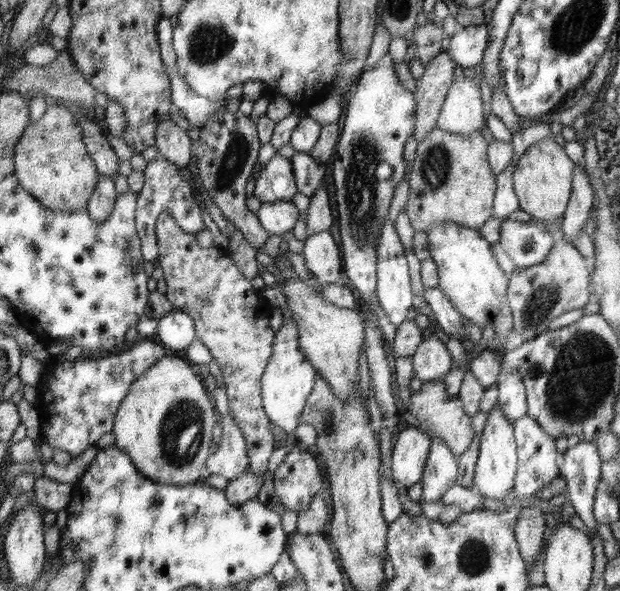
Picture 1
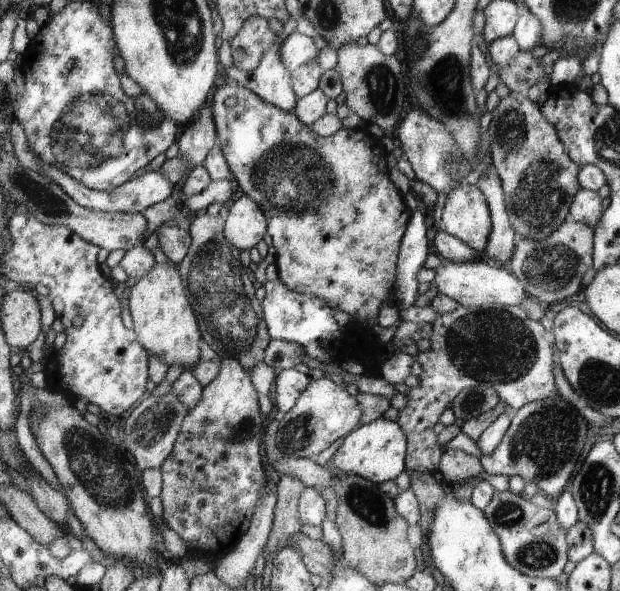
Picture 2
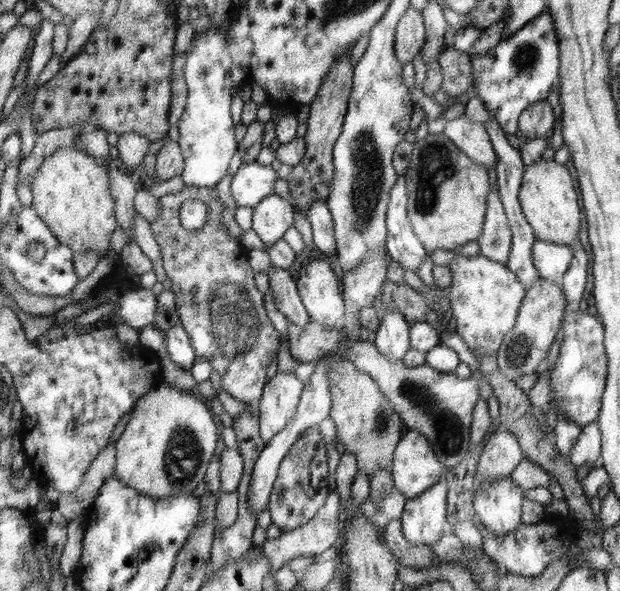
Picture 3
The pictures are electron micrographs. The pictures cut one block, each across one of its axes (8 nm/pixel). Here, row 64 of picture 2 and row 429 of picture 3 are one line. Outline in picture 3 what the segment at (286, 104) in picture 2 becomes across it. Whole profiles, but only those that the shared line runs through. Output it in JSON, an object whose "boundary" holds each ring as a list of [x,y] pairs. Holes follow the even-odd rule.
{"boundary":[[[278,372],[268,381],[259,402],[259,430],[265,444],[295,417],[304,388],[305,382],[292,373]]]}

